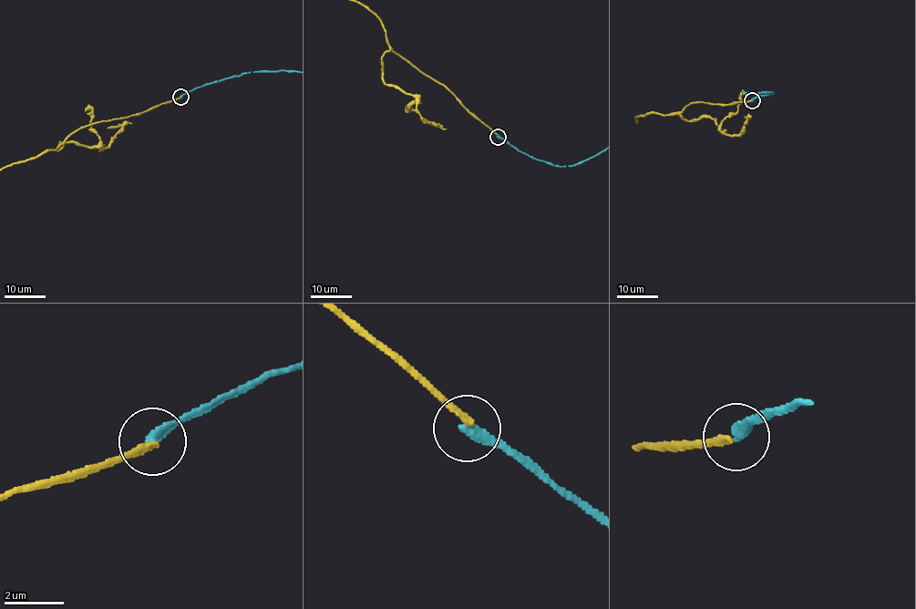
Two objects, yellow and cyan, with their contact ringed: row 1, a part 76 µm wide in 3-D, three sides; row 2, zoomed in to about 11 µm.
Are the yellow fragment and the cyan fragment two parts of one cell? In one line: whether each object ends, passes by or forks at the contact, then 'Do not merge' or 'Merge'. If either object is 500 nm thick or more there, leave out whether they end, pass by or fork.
At the ring yellow ends. At the ring cyan ends. Do not merge

